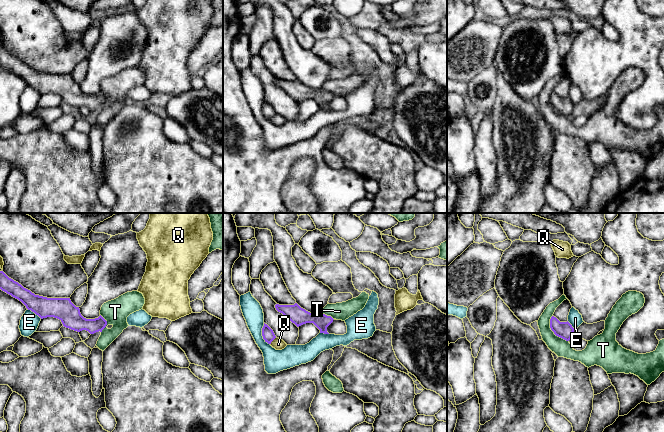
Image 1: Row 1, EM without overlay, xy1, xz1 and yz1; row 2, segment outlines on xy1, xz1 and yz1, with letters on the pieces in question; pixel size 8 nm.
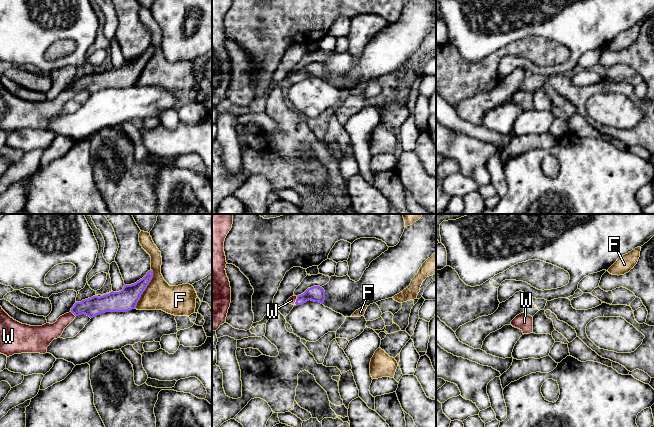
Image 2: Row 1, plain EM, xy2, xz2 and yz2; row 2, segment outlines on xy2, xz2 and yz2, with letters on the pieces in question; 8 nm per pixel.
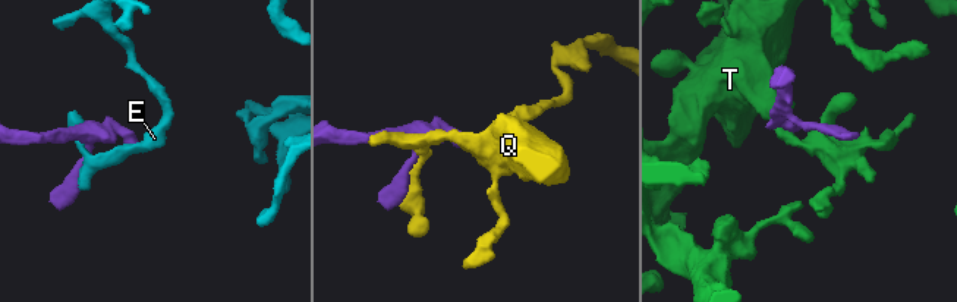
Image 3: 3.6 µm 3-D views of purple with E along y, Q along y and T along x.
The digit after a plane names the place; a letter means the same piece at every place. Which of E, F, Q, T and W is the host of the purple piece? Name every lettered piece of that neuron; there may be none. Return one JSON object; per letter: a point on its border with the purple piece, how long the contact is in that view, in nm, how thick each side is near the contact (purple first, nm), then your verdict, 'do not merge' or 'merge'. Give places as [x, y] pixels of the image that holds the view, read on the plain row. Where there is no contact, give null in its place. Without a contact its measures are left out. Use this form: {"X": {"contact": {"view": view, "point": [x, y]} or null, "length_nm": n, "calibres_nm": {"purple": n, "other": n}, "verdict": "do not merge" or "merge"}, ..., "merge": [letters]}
{"E": {"contact": {"view": "xz1", "point": [262, 110]}, "length_nm": 180, "calibres_nm": {"purple": 100, "other": 180}, "verdict": "do not merge"}, "F": {"contact": {"view": "xy2", "point": [145, 65]}, "length_nm": 340, "calibres_nm": {"purple": 170, "other": 240}, "verdict": "do not merge"}, "Q": {"contact": {"view": "xz1", "point": [272, 116]}, "length_nm": 80, "calibres_nm": {"purple": 100, "other": 90}, "verdict": "do not merge"}, "T": {"contact": {"view": "yz1", "point": [552, 106]}, "length_nm": 260, "calibres_nm": {"purple": 140, "other": 140}, "verdict": "do not merge"}, "W": {"contact": {"view": "xz2", "point": [296, 76]}, "length_nm": 70, "calibres_nm": {"purple": 130, "other": 60}, "verdict": "merge"}, "merge": ["W"]}

